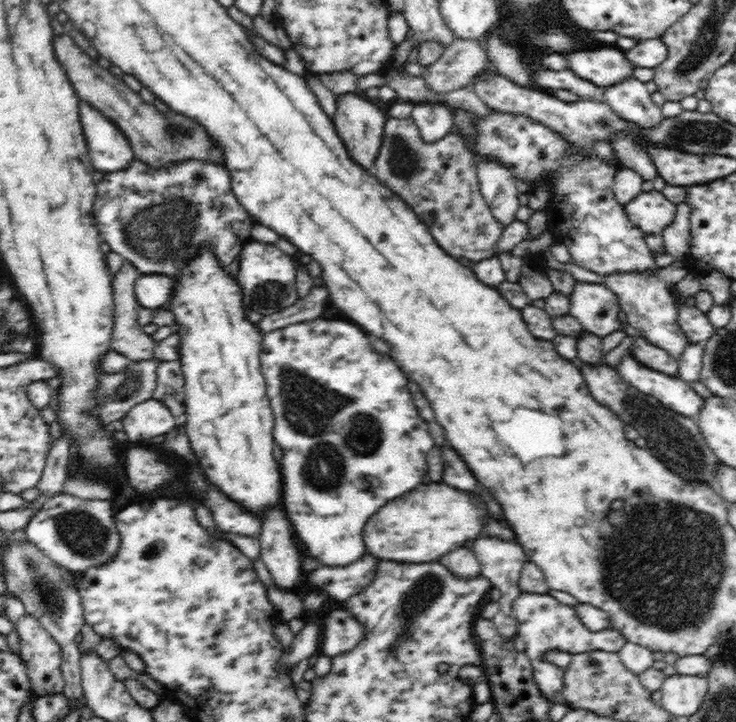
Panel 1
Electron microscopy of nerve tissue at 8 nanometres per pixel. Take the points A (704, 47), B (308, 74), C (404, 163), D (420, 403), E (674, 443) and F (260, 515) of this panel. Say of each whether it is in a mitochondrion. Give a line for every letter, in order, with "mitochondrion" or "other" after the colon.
A: mitochondrion
B: other
C: mitochondrion
D: other
E: mitochondrion
F: other

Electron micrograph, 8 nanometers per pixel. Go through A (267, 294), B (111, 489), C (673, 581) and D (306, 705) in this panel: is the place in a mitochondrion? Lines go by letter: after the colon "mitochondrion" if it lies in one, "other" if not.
A: mitochondrion
B: other
C: mitochondrion
D: other

